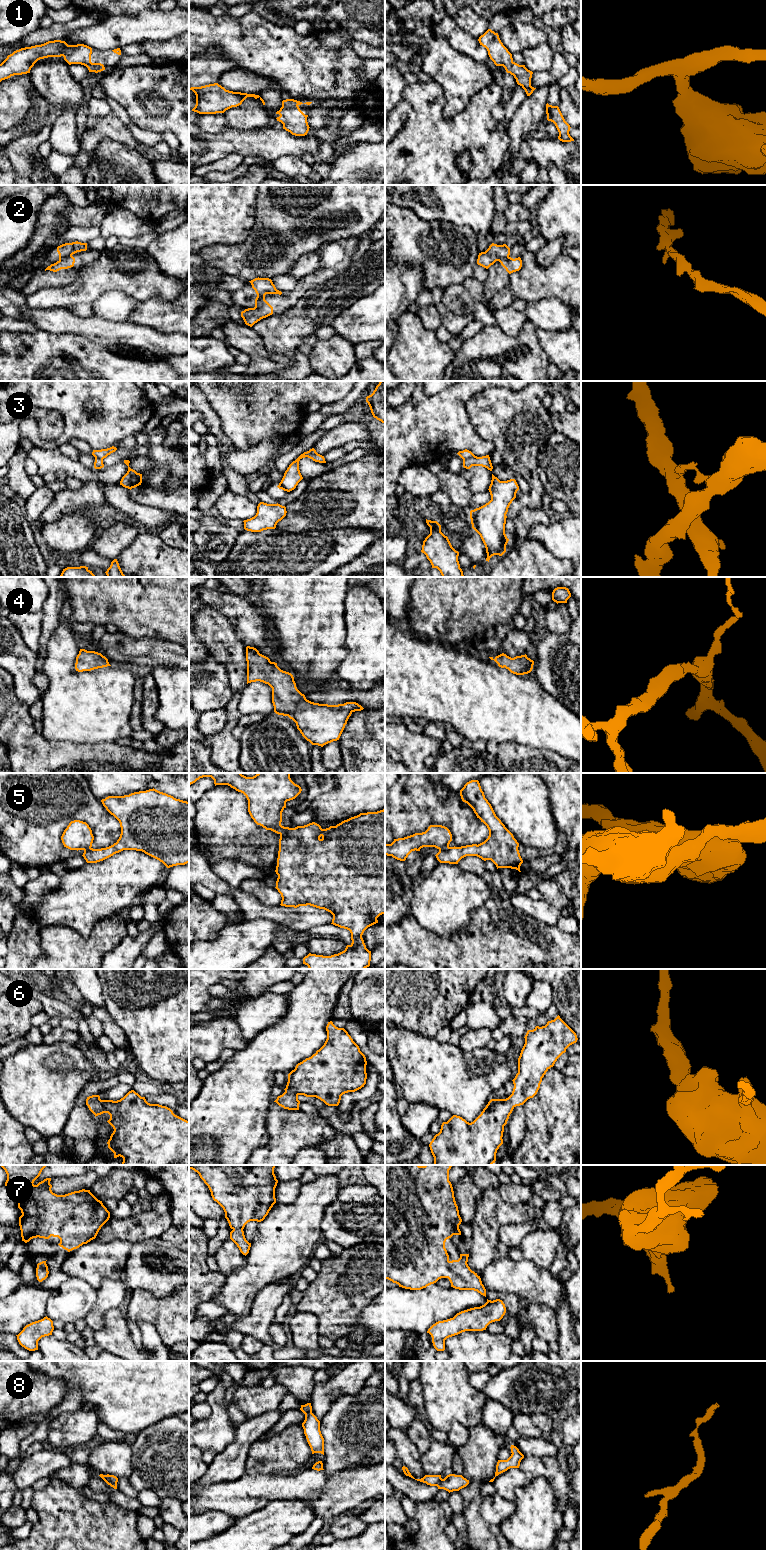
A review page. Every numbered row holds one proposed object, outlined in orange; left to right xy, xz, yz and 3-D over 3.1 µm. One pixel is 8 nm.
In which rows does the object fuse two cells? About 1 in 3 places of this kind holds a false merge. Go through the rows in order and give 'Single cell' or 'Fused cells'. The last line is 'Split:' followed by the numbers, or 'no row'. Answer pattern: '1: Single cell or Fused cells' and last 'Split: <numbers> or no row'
1: Single cell
2: Fused cells
3: Fused cells
4: Single cell
5: Fused cells
6: Single cell
7: Single cell
8: Fused cells
Split: 2, 3, 5, 8

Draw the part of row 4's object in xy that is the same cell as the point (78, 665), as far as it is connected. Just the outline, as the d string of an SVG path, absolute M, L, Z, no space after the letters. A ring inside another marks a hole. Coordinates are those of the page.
M80 649L76 657L75 669L78 672L91 671L98 668L111 666L108 659L101 653Z

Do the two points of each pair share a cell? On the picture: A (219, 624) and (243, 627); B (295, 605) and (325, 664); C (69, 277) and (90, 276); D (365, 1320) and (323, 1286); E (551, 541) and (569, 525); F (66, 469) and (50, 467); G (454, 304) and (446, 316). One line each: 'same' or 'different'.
A: different
B: same
C: different
D: different
E: same
F: same
G: different

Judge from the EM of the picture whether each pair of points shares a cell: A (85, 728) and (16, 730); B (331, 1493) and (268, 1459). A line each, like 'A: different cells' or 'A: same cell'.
A: different cells
B: different cells

